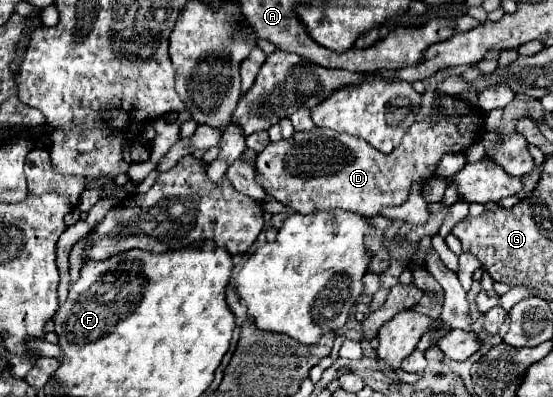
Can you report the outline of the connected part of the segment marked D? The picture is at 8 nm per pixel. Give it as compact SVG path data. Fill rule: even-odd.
M439 96L439 100L441 108L435 108L423 122L411 124L401 144L387 156L361 138L315 128L311 132L295 132L289 140L271 142L255 158L255 180L269 196L299 214L341 208L377 216L385 206L401 206L415 180L427 182L433 178L443 154L467 152L467 148L479 142L479 112L475 108L461 112L459 106L463 102L457 102L453 96ZM433 120L435 124L431 124Z

